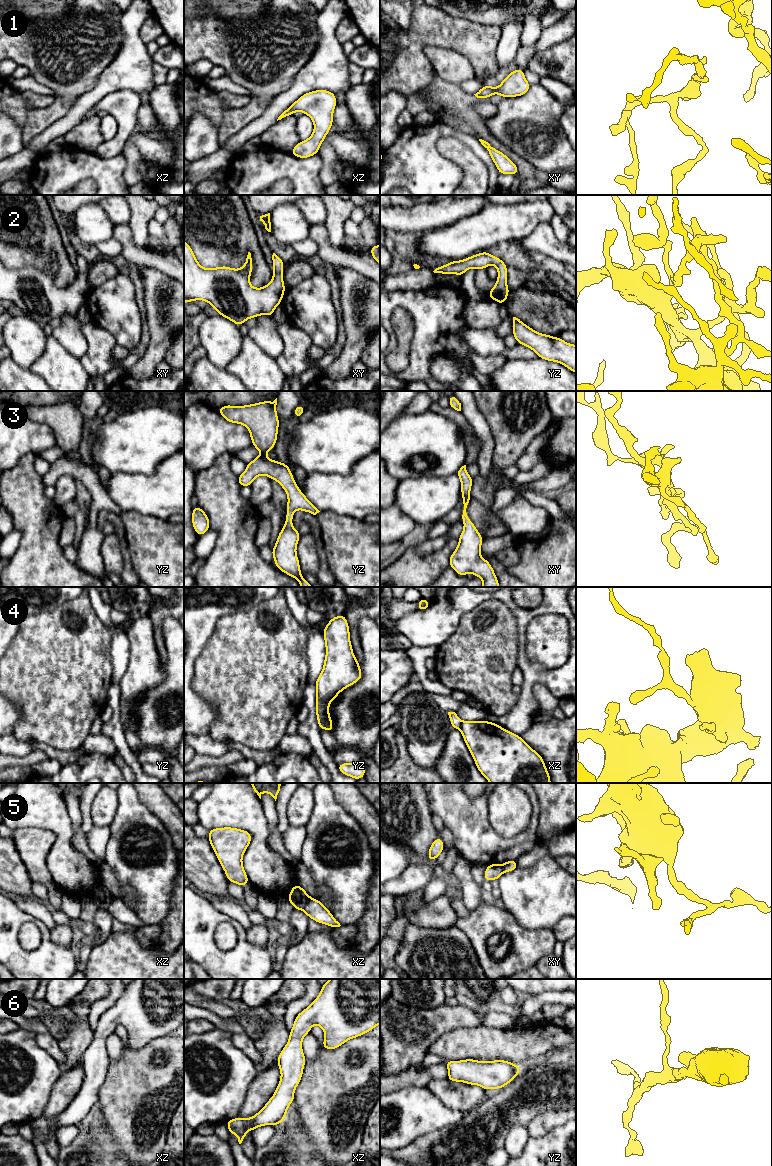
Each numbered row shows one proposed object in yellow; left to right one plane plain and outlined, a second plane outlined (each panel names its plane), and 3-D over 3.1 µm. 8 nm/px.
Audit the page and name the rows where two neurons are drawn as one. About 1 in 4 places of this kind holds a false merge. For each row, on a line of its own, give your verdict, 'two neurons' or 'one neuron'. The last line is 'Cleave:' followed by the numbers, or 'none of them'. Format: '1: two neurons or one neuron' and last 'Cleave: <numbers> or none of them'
1: one neuron
2: one neuron
3: one neuron
4: two neurons
5: two neurons
6: one neuron
Cleave: 4, 5

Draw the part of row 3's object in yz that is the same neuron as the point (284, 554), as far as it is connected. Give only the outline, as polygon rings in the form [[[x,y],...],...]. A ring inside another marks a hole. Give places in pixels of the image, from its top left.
[[[277,398],[273,401],[262,401],[244,406],[225,405],[218,409],[222,417],[230,422],[244,425],[250,432],[252,446],[261,453],[247,463],[246,470],[237,477],[241,487],[251,486],[259,475],[266,475],[276,480],[287,493],[287,514],[285,525],[281,529],[272,556],[277,568],[298,580],[301,587],[312,587],[301,575],[300,564],[296,553],[301,537],[292,526],[293,514],[300,509],[316,515],[320,511],[301,492],[293,479],[289,465],[269,459],[265,454],[273,450],[278,435],[279,418],[276,412]]]

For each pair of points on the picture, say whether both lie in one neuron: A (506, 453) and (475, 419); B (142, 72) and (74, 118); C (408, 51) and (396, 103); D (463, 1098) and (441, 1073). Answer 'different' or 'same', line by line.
A: different
B: same
C: different
D: different

